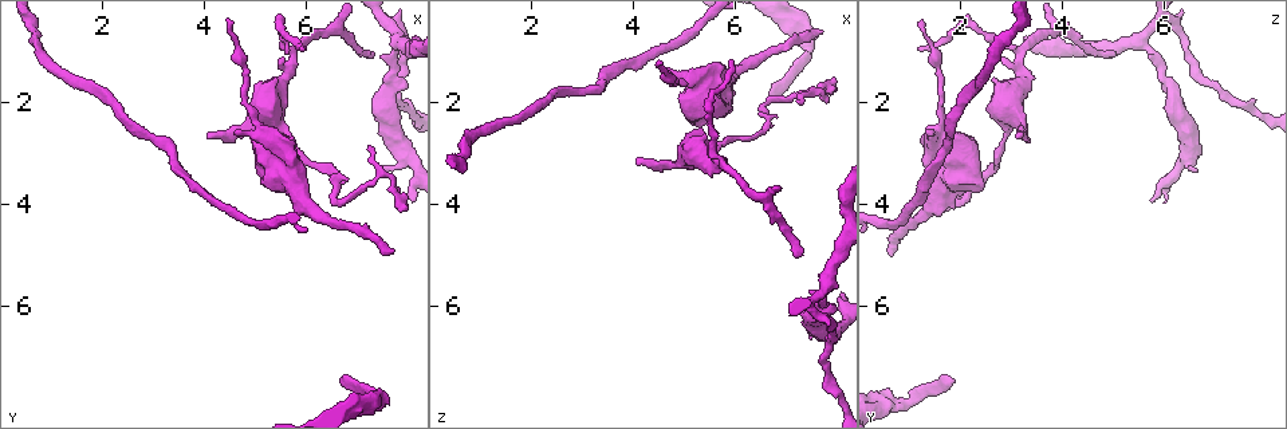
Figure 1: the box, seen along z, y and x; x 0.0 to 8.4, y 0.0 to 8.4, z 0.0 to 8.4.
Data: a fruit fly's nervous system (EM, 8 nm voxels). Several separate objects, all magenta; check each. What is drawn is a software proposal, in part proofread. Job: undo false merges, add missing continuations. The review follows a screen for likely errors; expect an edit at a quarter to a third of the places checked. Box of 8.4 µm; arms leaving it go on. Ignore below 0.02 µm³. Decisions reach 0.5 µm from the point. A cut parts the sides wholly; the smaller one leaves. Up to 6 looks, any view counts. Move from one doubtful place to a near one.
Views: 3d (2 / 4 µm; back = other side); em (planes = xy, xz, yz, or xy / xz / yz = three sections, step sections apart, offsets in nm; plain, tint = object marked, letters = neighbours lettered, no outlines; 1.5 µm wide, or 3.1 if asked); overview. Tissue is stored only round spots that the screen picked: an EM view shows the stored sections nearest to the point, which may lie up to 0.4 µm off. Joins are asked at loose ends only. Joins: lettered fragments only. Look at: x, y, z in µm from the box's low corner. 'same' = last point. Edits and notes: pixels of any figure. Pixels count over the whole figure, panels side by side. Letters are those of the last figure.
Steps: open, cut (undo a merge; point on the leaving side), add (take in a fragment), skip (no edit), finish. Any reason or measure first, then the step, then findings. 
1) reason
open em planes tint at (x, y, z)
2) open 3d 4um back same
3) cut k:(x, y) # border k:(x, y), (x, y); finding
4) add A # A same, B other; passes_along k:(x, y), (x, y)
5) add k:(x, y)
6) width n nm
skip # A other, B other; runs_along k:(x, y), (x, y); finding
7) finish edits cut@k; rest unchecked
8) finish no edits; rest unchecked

an open end
open em planes plain at (4.65, 2.55, 1.35)

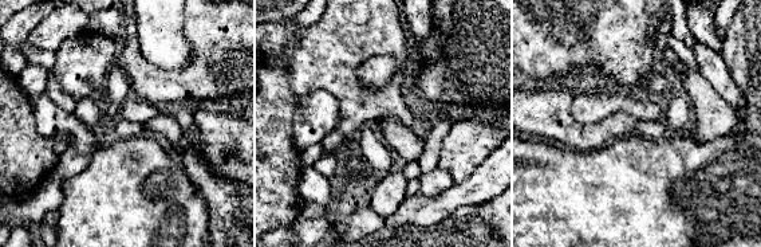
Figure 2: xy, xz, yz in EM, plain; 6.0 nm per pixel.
see the neighbours
open em planes letters same

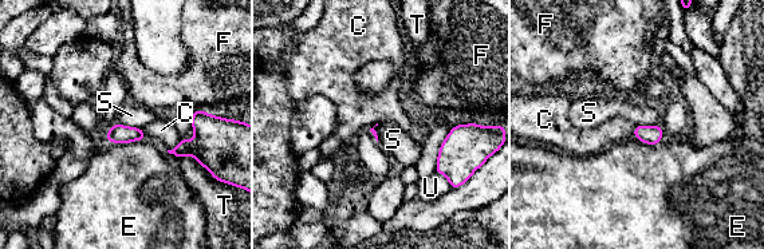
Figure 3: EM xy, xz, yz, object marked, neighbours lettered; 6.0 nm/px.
skip # C other, E other, F other, S other, T other, U other; no lettered fragment goes on from it

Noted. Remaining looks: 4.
tapers out
open em xz step 8 letters at (7.20, 1.05, 5.00)

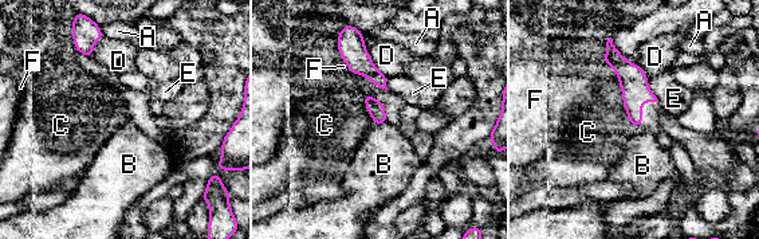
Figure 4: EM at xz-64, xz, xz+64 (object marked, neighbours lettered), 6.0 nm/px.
cut it another way
open em planes letters same

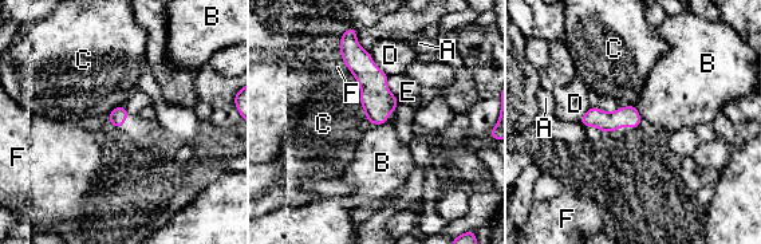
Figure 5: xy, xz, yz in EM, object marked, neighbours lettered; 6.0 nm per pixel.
width 100 nm
skip # A other, B other, C other, D other, E other, F other; border 5:(634, 106), (642, 118); no lettered fragment goes on from it

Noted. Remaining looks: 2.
free end
open em xz step 4 letters at (6.65, 7.45, 1.80)

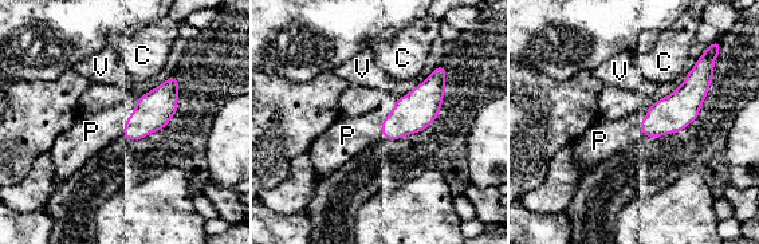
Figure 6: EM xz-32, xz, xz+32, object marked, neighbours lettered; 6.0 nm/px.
width 190 nm
add P # C other, P same, V other; the neuron continues

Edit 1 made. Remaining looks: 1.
finish edits add@6; rest unchecked

